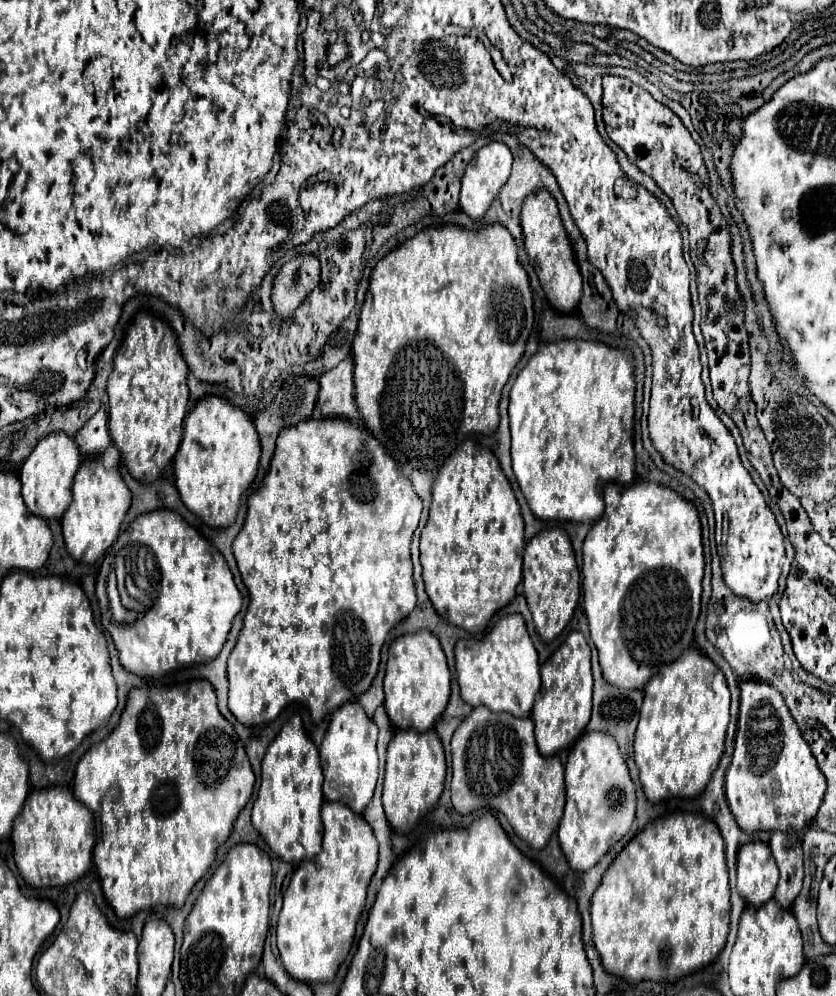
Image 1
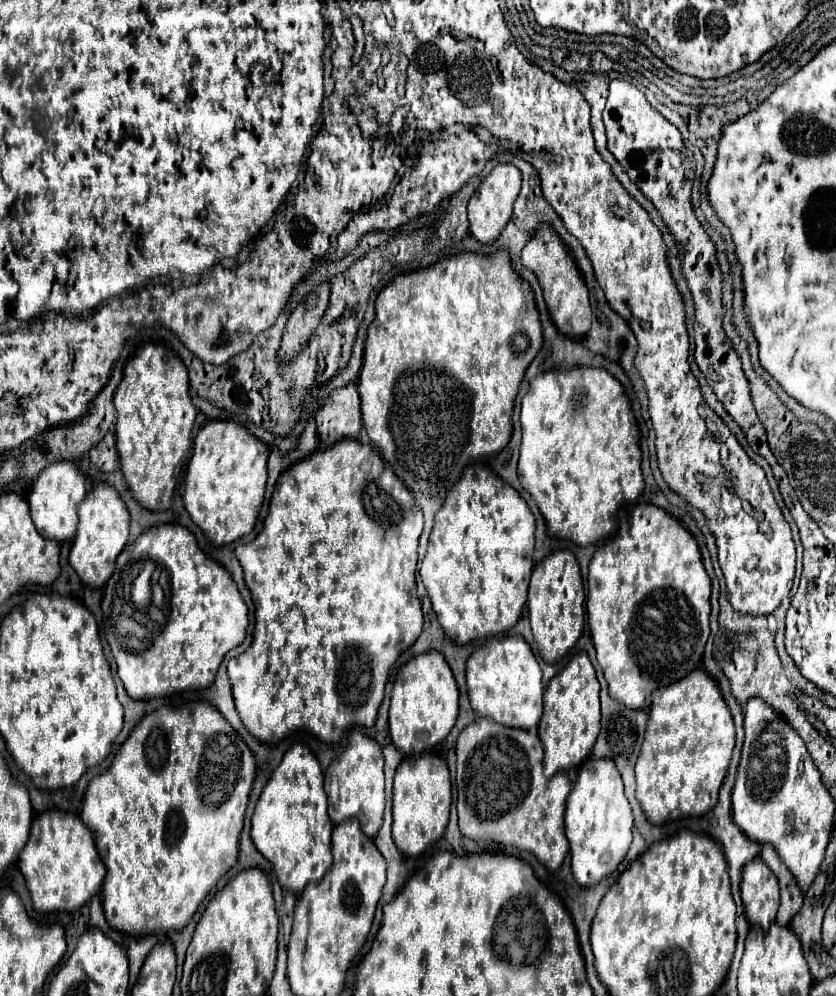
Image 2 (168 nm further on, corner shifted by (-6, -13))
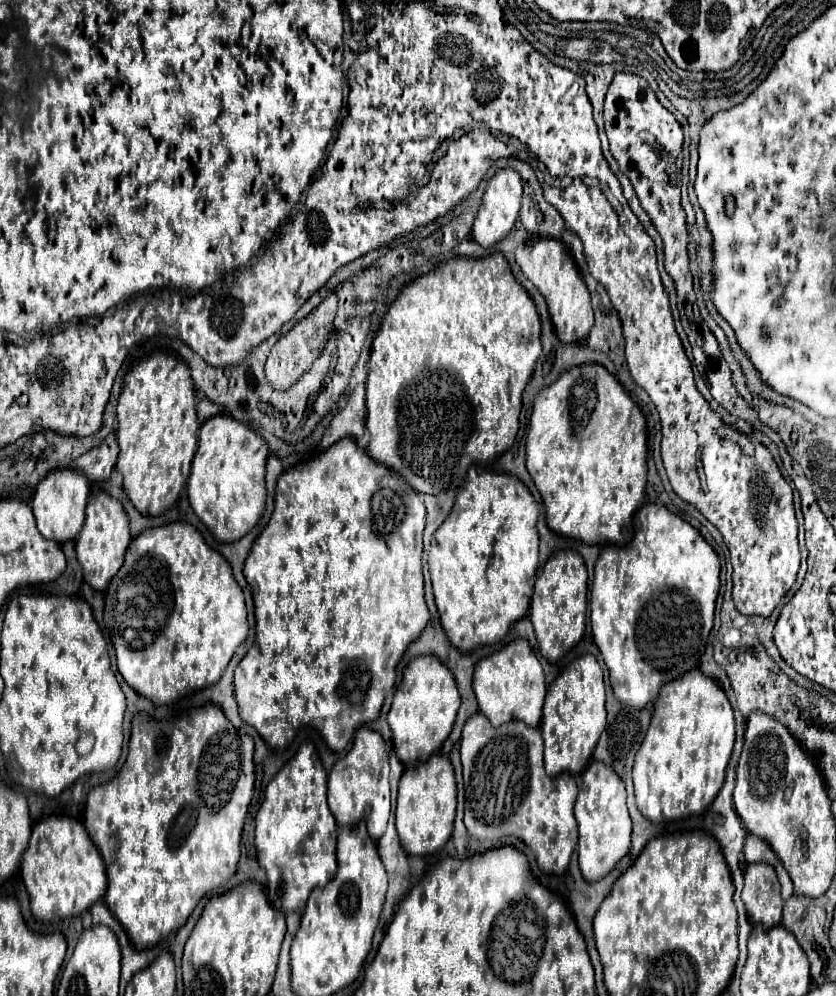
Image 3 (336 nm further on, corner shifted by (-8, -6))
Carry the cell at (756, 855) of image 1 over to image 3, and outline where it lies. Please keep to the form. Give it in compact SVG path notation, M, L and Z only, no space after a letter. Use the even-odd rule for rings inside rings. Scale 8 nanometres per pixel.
M767 862L749 864L745 870L745 886L741 898L751 922L761 926L777 926L781 922L781 886L775 868Z

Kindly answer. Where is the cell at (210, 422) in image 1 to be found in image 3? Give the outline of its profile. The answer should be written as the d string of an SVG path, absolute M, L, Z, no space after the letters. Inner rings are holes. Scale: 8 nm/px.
M213 416L201 426L191 476L187 480L187 494L193 512L219 542L235 542L259 522L265 510L267 456L267 442L231 416Z

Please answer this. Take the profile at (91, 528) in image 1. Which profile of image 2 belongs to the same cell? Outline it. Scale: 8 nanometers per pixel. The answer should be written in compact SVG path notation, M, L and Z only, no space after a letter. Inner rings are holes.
M99 483L81 501L77 513L79 513L79 527L77 527L77 535L75 535L71 553L69 553L69 563L85 585L89 585L93 589L103 589L115 571L117 555L123 551L123 547L127 545L127 539L129 539L127 507L111 485Z

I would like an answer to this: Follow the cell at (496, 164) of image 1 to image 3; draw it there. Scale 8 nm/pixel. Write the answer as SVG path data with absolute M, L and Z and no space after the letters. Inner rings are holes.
M513 168L497 170L489 178L487 188L483 192L481 206L479 206L479 212L473 222L473 240L477 244L481 244L483 248L489 248L489 246L497 244L499 240L503 240L509 234L509 230L513 228L519 208L521 208L521 176L519 176L519 172Z

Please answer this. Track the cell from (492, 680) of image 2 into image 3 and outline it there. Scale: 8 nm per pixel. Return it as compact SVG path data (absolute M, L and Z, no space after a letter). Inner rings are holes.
M515 638L491 656L481 658L473 670L473 690L479 710L487 714L493 726L501 726L503 722L511 720L521 720L527 726L539 726L547 688L541 664L533 654L527 638Z

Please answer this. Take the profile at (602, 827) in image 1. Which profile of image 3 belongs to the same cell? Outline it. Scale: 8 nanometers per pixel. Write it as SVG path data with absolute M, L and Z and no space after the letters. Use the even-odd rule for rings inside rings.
M591 760L581 774L575 802L575 820L579 824L579 868L587 882L607 876L631 848L631 818L625 804L625 784L605 762Z

